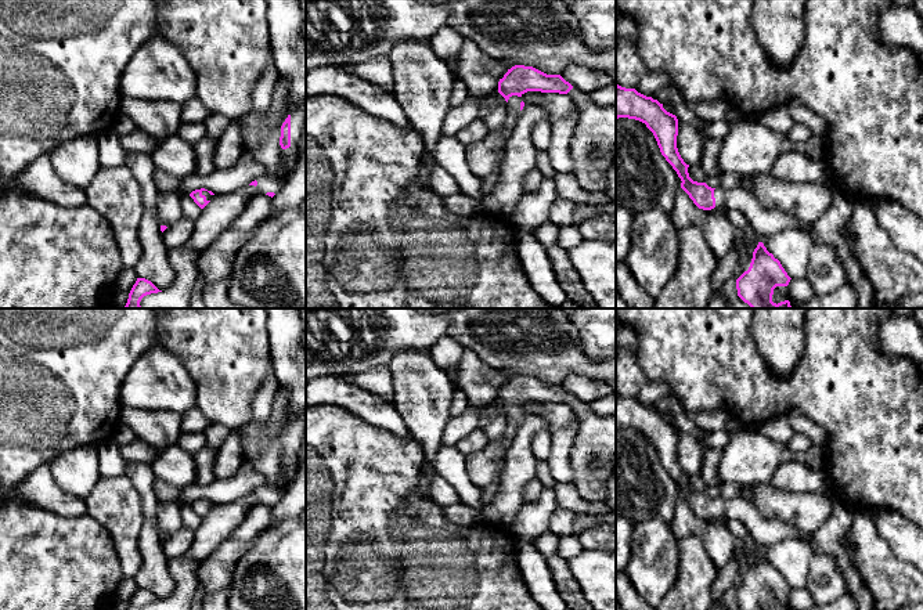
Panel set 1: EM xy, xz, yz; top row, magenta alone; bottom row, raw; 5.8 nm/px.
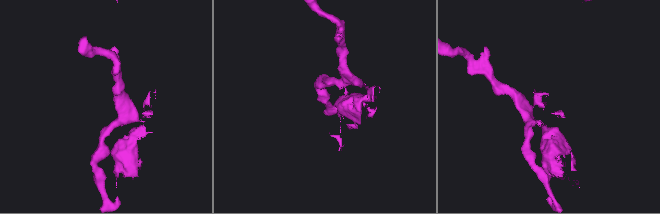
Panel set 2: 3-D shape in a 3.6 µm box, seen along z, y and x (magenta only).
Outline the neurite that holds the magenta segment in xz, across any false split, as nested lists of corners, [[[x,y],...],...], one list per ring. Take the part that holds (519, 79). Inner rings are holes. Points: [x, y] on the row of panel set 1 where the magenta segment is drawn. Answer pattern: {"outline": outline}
{"outline": [[[515,65],[498,82],[498,93],[506,101],[506,119],[501,131],[491,131],[477,144],[466,147],[466,165],[472,174],[483,180],[488,177],[501,163],[504,148],[512,134],[519,112],[524,102],[520,97],[527,91],[567,94],[580,109],[580,116],[570,140],[570,155],[573,160],[573,174],[580,187],[587,192],[601,192],[606,185],[606,172],[616,156],[616,105],[601,107],[560,75],[547,75],[533,66]]]}

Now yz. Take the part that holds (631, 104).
{"outline": [[[616,86],[616,119],[628,118],[646,124],[653,133],[661,155],[681,178],[681,188],[693,203],[703,210],[715,206],[740,210],[753,230],[758,245],[747,271],[736,279],[738,296],[751,308],[792,308],[787,285],[790,277],[780,261],[764,246],[764,241],[783,230],[805,230],[814,225],[779,209],[767,207],[751,191],[736,188],[711,188],[706,183],[693,181],[677,148],[678,119],[667,112],[657,100],[638,93],[635,89]]]}

